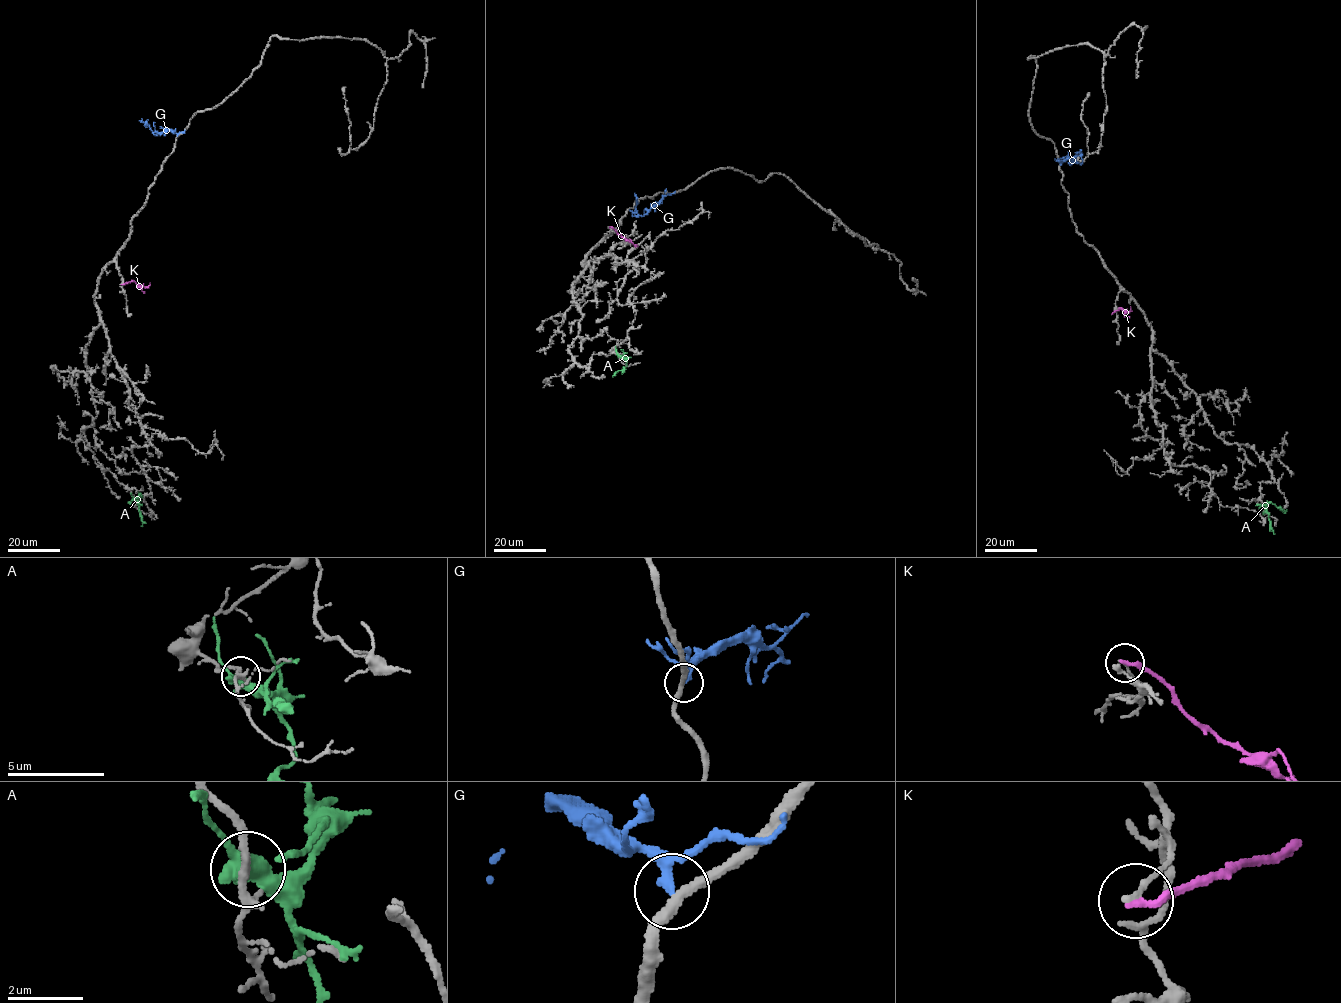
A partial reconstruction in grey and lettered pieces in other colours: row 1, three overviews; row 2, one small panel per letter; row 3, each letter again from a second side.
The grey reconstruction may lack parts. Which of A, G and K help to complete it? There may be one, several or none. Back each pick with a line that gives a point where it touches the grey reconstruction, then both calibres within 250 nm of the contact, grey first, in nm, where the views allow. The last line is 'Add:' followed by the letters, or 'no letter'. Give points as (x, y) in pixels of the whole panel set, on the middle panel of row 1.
Add: no letter

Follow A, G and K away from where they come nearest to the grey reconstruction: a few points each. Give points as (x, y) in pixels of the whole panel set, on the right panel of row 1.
A: (1264, 508), (1270, 502), (1286, 510)
G: (1060, 165), (1067, 159), (1080, 163), (1082, 159), (1079, 155), (1059, 158)
K: (1112, 314), (1120, 308), (1130, 311), (1131, 307)

